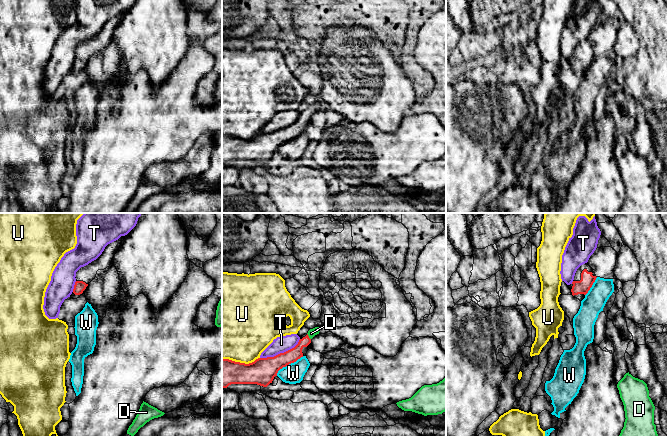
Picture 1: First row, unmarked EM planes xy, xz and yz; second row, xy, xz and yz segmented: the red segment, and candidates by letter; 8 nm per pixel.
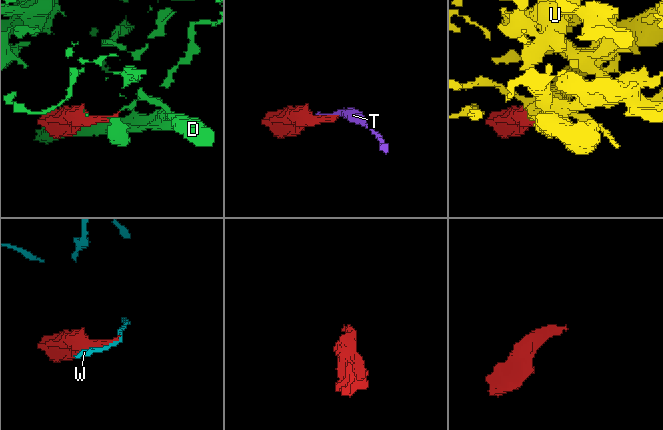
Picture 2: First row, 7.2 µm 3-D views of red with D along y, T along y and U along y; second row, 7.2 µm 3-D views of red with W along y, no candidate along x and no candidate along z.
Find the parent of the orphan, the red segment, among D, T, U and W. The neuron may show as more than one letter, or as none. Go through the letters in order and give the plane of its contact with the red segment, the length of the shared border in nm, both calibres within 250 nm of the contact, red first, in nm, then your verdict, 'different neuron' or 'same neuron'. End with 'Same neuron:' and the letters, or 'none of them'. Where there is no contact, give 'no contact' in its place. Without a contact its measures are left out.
D: xz | 60 nm | 110/70 nm | same neuron
T: xz | 360 nm | 220/130 nm | different neuron
U: xz | 300 nm | 220/480 nm | different neuron
W: xz | 280 nm | 220/160 nm | different neuron
Same neuron: D

